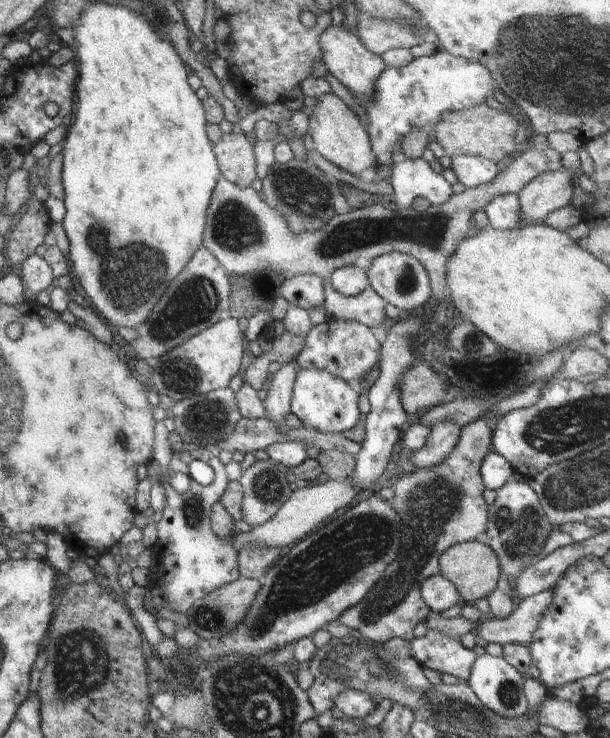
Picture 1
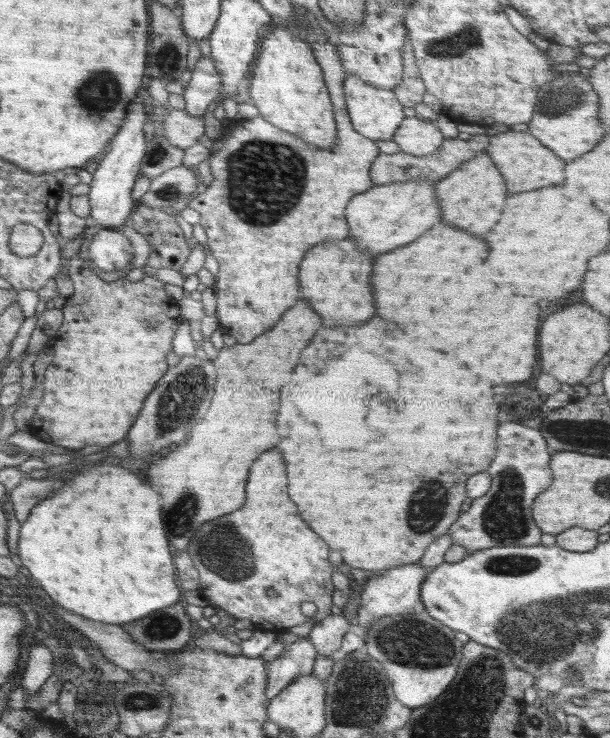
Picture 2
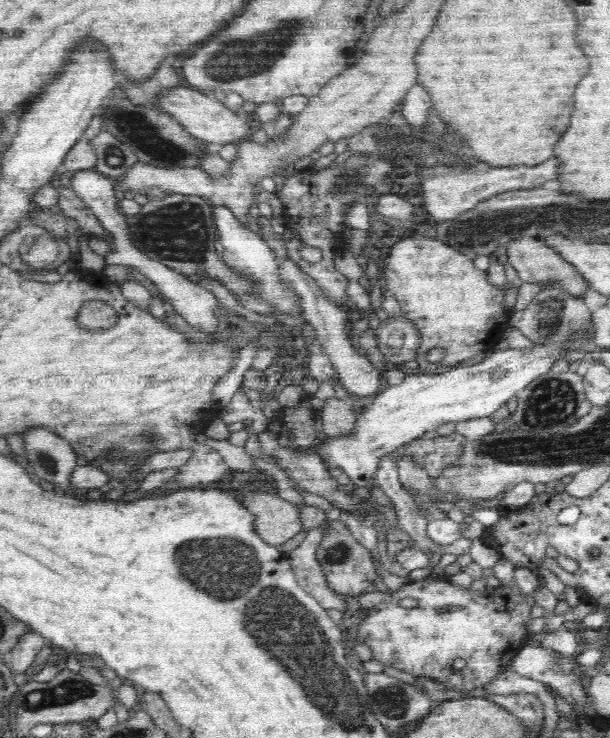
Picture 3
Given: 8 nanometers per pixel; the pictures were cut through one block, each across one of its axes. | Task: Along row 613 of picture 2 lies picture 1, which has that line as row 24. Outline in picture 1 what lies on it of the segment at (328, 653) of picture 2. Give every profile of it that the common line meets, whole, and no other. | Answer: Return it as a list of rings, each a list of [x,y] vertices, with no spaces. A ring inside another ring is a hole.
[[[331,23],[320,35],[319,41],[320,48],[322,49],[323,62],[326,64],[326,68],[328,68],[330,74],[336,76],[336,80],[342,86],[346,86],[351,94],[356,94],[360,98],[362,96],[368,99],[372,98],[376,78],[387,67],[382,57],[368,52],[368,49],[362,44],[362,41],[342,25],[334,26]]]

